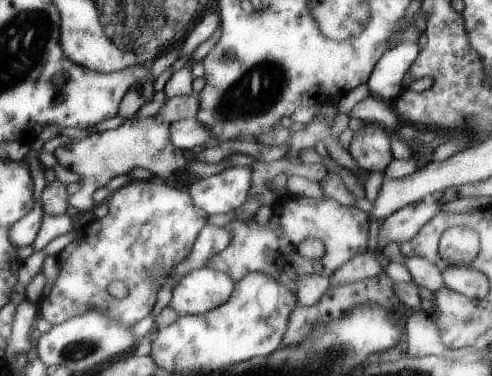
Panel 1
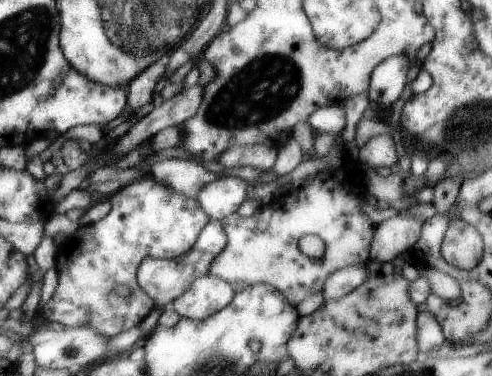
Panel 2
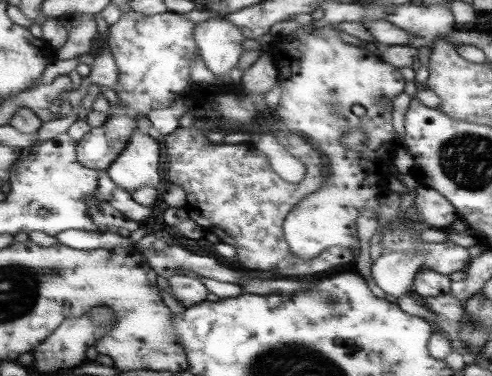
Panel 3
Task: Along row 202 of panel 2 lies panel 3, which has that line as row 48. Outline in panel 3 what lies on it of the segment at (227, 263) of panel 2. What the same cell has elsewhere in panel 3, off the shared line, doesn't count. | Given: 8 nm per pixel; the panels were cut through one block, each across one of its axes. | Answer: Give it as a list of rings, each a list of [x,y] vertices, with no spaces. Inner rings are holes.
[[[309,24],[293,34],[287,36],[273,36],[273,42],[269,46],[269,54],[273,56],[279,72],[279,102],[269,112],[269,116],[275,120],[269,132],[275,130],[287,130],[297,132],[307,142],[315,146],[315,150],[321,154],[325,164],[325,186],[321,186],[321,192],[313,192],[313,196],[305,196],[293,212],[289,212],[289,220],[285,220],[285,240],[289,240],[289,248],[295,256],[301,258],[313,258],[321,250],[329,246],[341,246],[349,250],[359,250],[359,238],[355,230],[355,220],[361,216],[361,210],[373,210],[373,214],[379,214],[379,198],[385,198],[389,194],[385,182],[393,176],[391,174],[391,162],[393,154],[399,148],[393,140],[393,126],[391,126],[391,112],[383,106],[383,100],[393,100],[399,92],[403,92],[403,78],[399,72],[395,72],[395,66],[385,64],[381,58],[377,58],[369,50],[359,50],[357,46],[345,44],[339,40],[339,32],[335,26],[327,24]],[[359,104],[365,108],[365,116],[351,114],[351,106]],[[345,130],[363,130],[369,138],[369,142],[361,150],[349,150],[343,146],[341,136]]]

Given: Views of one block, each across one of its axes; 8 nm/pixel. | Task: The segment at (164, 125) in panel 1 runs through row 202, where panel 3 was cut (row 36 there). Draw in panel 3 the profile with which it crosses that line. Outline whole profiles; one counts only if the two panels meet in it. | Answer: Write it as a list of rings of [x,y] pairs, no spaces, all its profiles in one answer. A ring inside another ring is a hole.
[[[83,14],[83,22],[71,30],[69,42],[61,50],[57,50],[59,60],[69,60],[69,58],[77,58],[81,54],[89,54],[97,34],[99,34],[97,16]]]

